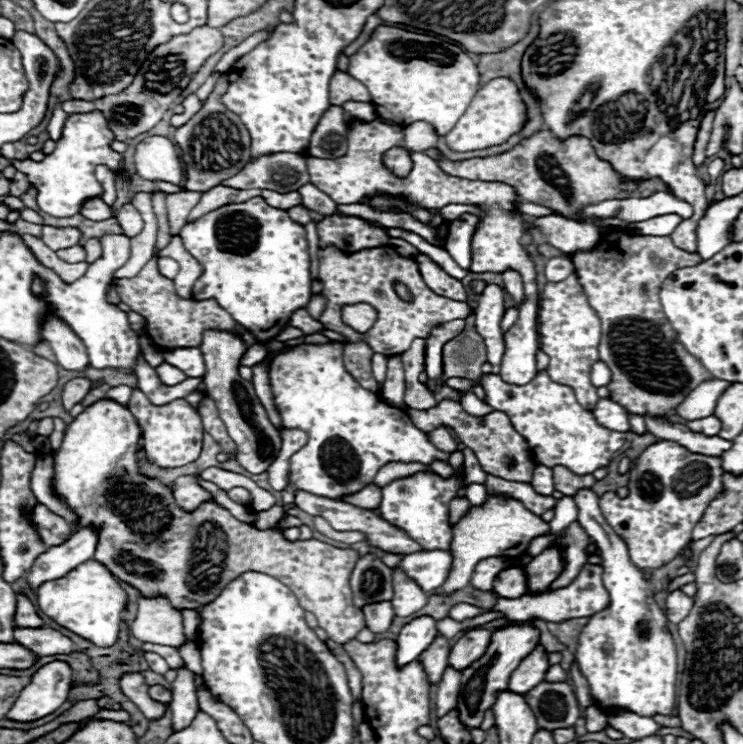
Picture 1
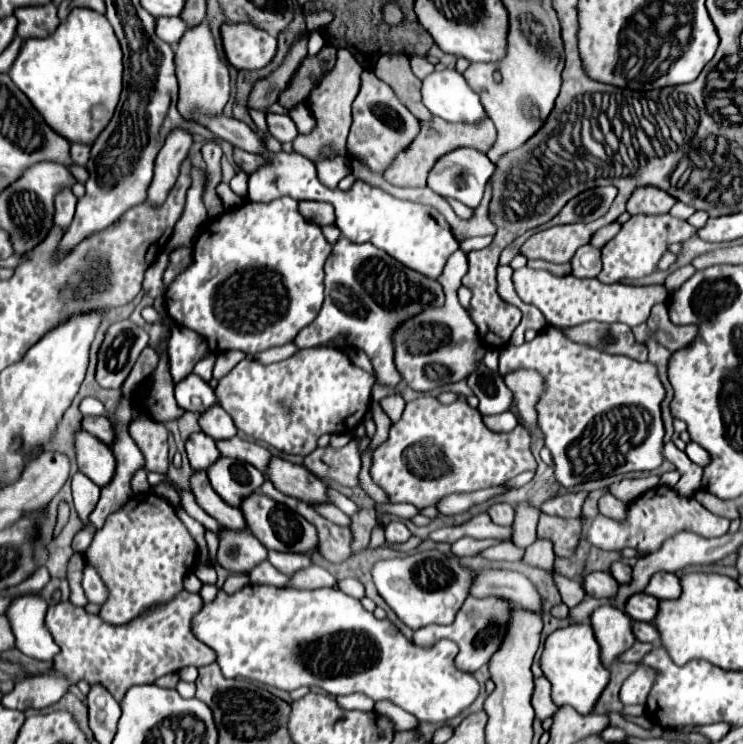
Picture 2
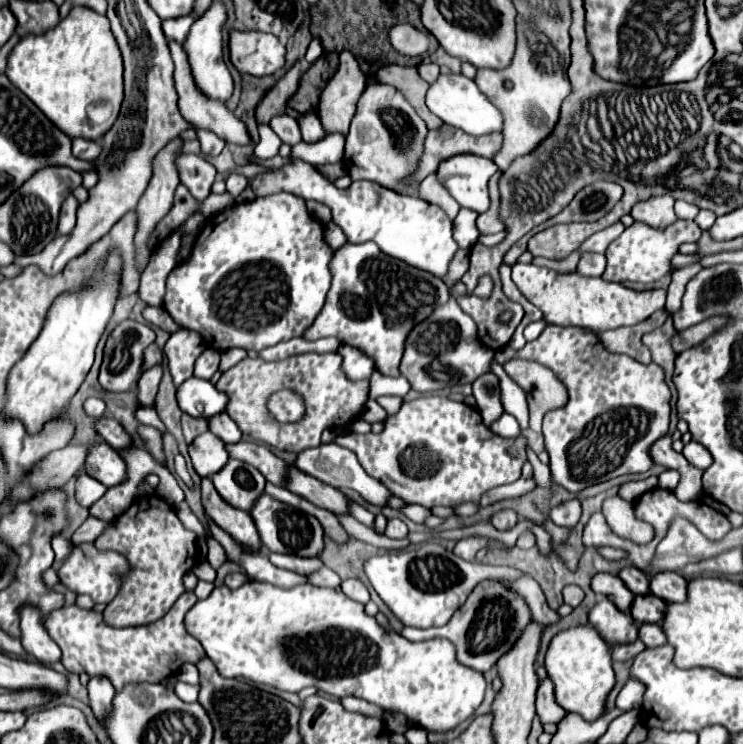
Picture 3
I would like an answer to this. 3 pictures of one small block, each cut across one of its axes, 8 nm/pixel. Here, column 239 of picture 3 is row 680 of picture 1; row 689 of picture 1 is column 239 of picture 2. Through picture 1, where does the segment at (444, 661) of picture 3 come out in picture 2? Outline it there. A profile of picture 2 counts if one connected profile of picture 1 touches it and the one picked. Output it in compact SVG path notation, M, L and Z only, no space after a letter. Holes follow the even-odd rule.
M248 584L248 586L244 586L242 590L238 590L234 594L226 594L224 590L220 590L212 602L204 604L200 608L200 612L194 614L194 618L192 618L192 634L216 652L216 662L218 662L218 666L220 666L220 670L222 670L222 674L226 678L242 676L242 678L256 680L256 682L262 682L266 686L274 686L274 688L288 690L288 692L290 690L296 690L300 686L322 688L324 692L328 692L332 696L346 696L346 694L360 692L360 694L366 694L368 698L372 698L374 702L378 702L378 700L390 700L392 704L400 706L402 710L414 714L418 718L418 722L428 722L428 724L436 724L436 726L444 726L452 718L456 718L462 710L466 710L478 698L478 692L480 692L478 680L470 672L464 672L464 670L456 668L454 656L458 654L458 646L454 642L450 642L450 640L438 640L438 644L432 644L432 646L426 646L426 648L424 646L416 646L414 642L410 642L408 638L404 638L394 628L394 624L390 620L376 620L374 614L370 614L370 612L366 612L362 608L360 600L346 596L338 588L316 588L316 590L306 590L304 588L304 590L298 590L298 588L276 588L276 586Z

